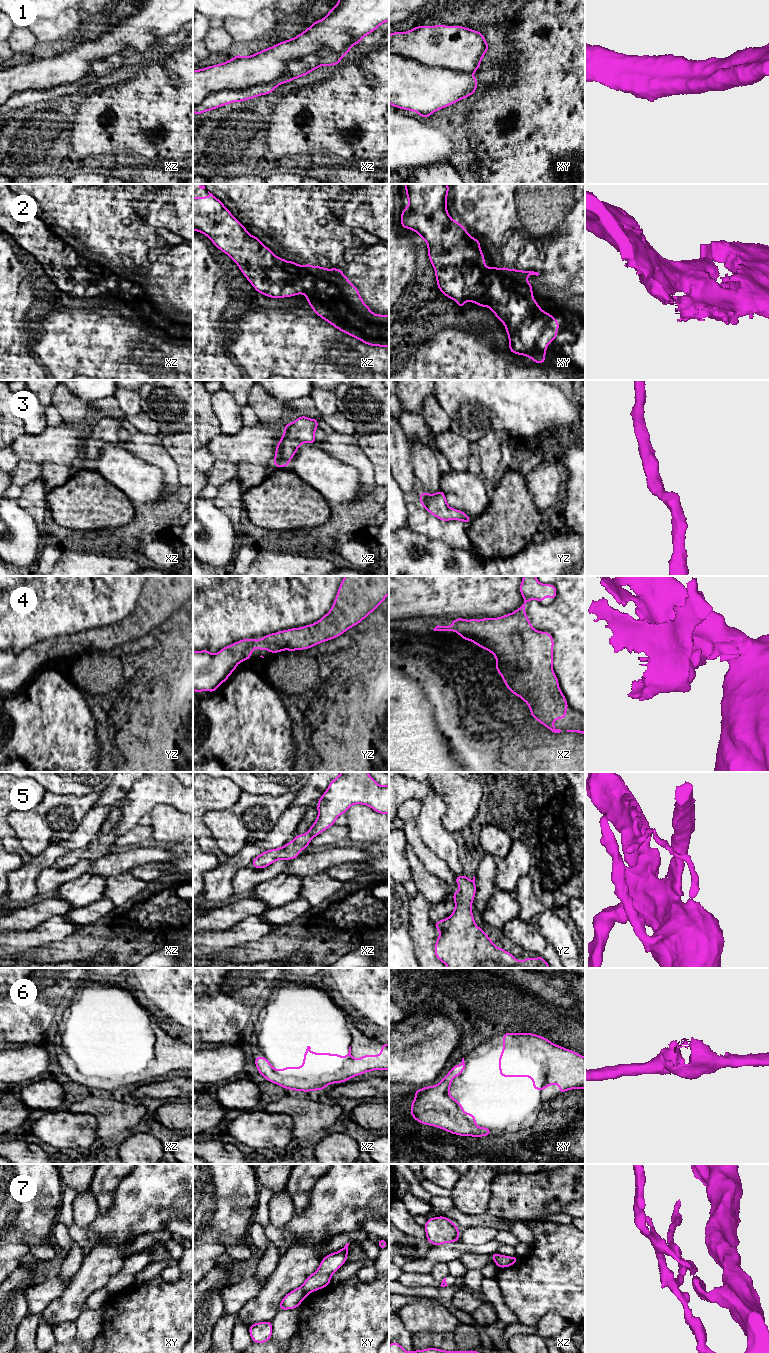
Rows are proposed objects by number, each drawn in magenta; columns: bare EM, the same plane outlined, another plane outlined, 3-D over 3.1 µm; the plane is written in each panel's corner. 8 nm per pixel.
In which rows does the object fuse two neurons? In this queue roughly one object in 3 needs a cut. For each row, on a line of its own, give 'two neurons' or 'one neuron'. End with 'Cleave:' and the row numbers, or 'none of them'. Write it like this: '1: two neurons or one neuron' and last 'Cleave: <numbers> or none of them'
1: two neurons
2: one neuron
3: one neuron
4: one neuron
5: one neuron
6: one neuron
7: two neurons
Cleave: 1, 7

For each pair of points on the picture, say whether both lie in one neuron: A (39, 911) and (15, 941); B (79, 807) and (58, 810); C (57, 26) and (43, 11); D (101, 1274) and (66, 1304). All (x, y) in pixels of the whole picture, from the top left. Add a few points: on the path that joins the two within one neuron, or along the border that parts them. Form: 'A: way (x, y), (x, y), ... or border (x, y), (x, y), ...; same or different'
A: border (45, 921), (33, 929), (10, 932); different
B: way (74, 808), (63, 810); same
C: border (56, 16), (40, 18); different
D: way (92, 1278), (75, 1295); same

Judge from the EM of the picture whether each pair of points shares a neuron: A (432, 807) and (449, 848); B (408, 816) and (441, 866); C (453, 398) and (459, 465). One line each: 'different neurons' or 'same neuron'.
A: same neuron
B: same neuron
C: different neurons

